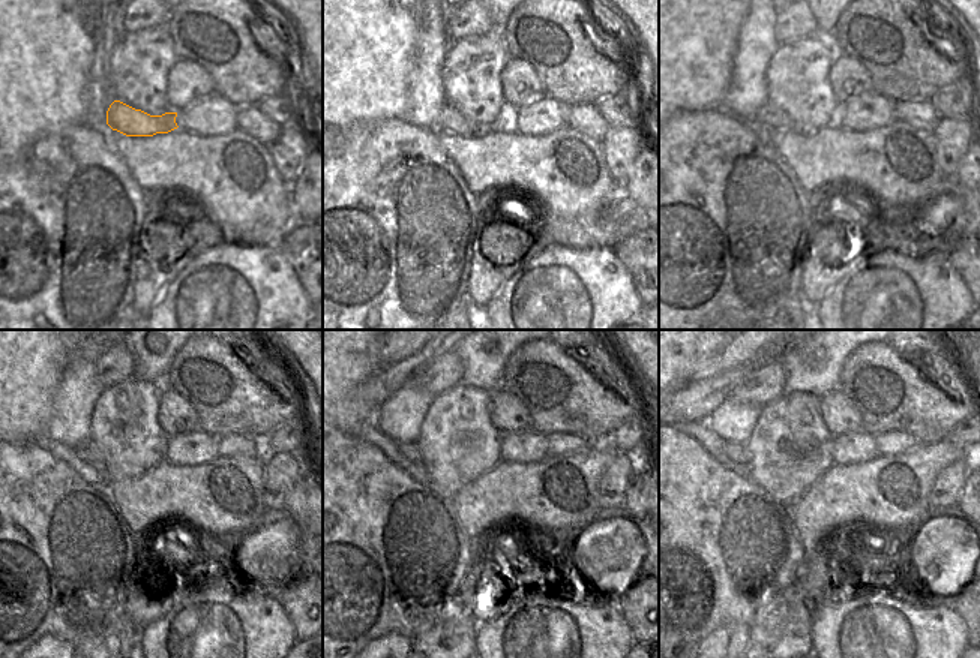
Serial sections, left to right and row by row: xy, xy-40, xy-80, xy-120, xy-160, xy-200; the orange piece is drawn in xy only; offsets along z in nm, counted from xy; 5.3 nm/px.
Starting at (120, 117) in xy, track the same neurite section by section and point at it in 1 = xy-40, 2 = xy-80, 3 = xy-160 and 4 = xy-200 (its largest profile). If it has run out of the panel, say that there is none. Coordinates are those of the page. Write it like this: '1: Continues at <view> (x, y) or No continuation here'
1: Continues at xy-40 (449, 120)
2: Continues at xy-80 (769, 116)
3: Continues at xy-160 (410, 451)
4: Continues at xy-200 (739, 454).

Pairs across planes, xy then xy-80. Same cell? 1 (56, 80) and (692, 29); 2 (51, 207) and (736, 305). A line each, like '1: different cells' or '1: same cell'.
1: same cell
2: same cell

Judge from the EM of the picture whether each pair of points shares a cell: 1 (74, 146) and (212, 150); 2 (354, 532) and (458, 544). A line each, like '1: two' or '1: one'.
1: two
2: one

